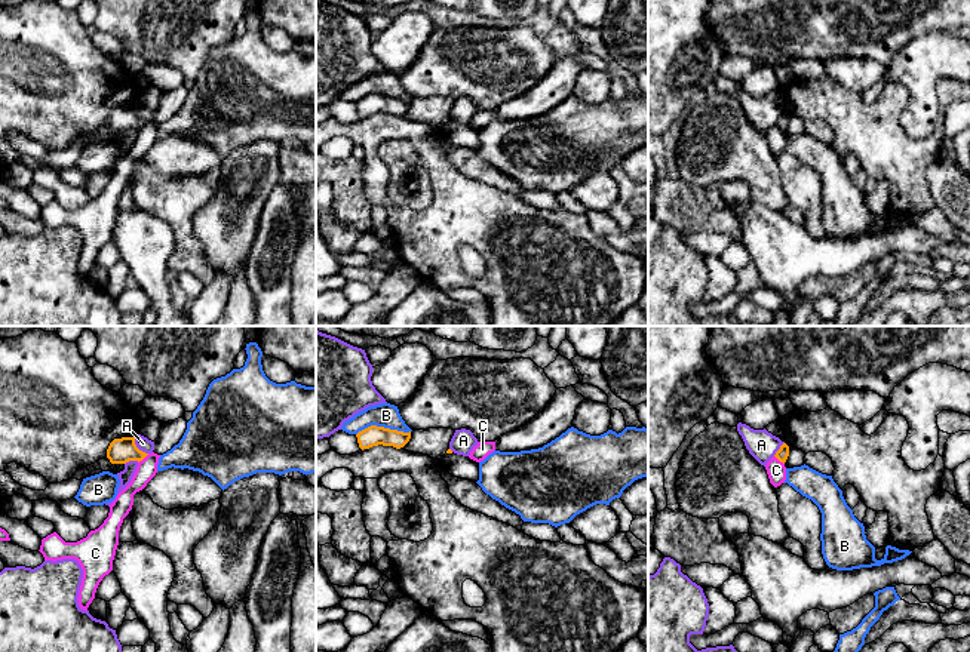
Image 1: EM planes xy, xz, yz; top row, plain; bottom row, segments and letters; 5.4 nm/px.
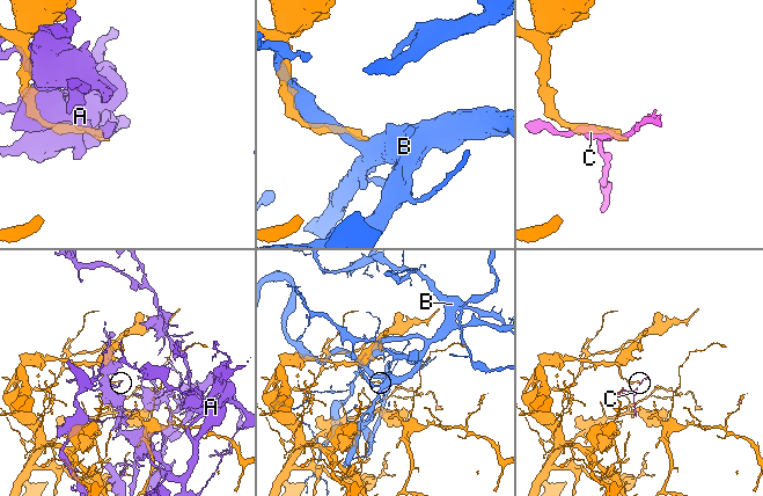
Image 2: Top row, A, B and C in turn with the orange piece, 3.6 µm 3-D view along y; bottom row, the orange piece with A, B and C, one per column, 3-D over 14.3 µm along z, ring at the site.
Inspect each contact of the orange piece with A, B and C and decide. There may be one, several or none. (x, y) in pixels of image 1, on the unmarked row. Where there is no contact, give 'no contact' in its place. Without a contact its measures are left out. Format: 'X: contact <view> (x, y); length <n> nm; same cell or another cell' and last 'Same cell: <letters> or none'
A: contact xy (137, 116); length 120 nm; another cell
B: contact xz (383, 95); length 300 nm; another cell
C: contact xy (143, 126); length 80 nm; another cell
Same cell: none

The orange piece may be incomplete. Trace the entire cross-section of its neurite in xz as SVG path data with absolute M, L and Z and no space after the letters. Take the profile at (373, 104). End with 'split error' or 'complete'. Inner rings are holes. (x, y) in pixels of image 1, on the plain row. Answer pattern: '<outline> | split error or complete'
M371 93L371 95L359 99L356 102L356 105L357 105L359 116L362 119L369 117L372 114L378 114L378 113L393 114L396 117L400 117L409 110L411 99L403 101L403 99L397 99L397 98Z | complete

